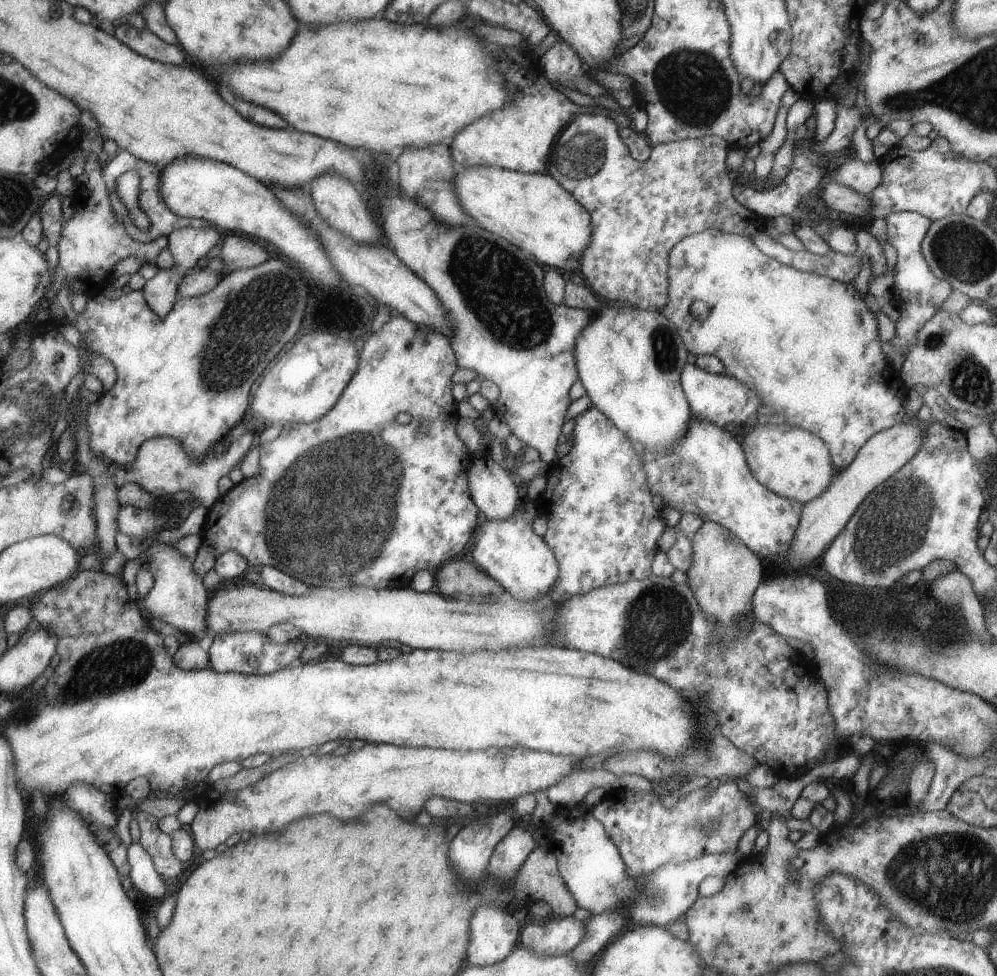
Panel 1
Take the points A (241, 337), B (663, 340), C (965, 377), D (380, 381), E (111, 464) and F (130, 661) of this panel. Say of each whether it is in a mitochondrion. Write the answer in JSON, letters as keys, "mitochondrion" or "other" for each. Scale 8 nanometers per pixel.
{"A":"mitochondrion","B":"mitochondrion","C":"mitochondrion","D":"other","E":"other","F":"mitochondrion"}

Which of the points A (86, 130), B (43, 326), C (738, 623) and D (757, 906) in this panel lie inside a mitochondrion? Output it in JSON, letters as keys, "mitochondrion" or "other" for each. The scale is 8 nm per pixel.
{"A":"other","B":"other","C":"mitochondrion","D":"other"}

